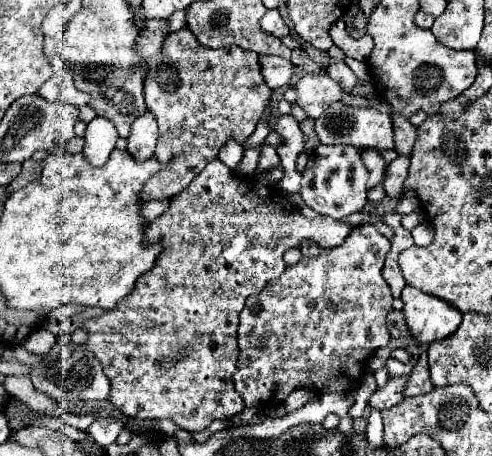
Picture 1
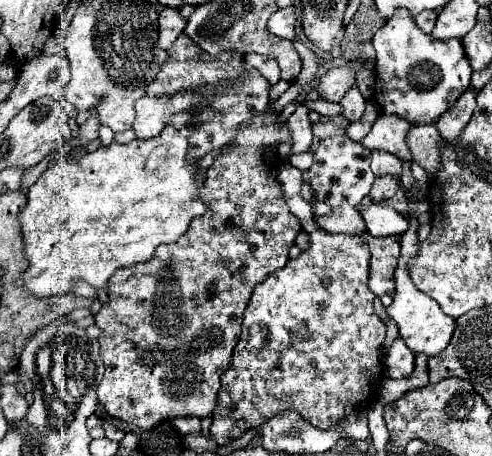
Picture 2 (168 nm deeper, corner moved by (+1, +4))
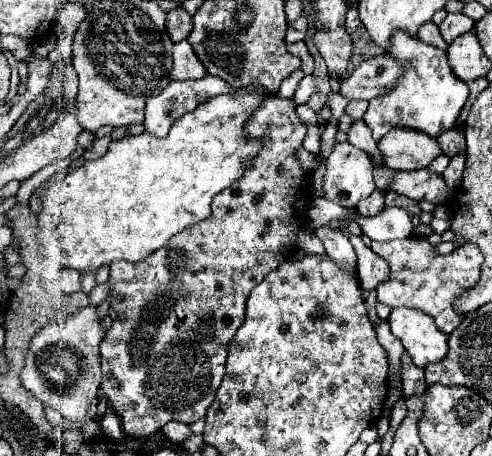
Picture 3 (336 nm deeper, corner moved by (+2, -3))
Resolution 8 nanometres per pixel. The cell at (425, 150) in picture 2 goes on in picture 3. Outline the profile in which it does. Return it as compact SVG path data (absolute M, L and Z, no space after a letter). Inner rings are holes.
M448 130L444 134L438 136L438 142L444 150L446 156L456 156L456 154L466 154L466 138L464 138L464 130Z

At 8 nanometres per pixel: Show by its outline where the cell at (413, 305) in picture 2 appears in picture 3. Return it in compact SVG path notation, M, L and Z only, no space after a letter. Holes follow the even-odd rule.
M396 308L390 312L388 324L416 366L426 368L428 364L446 358L448 334L440 332L428 314L412 308Z

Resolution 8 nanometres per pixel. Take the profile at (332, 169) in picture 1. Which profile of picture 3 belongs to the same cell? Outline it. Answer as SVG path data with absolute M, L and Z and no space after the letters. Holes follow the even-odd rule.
M348 142L336 144L326 160L326 198L344 208L354 208L358 200L376 190L372 172L372 160L362 150L354 148Z

